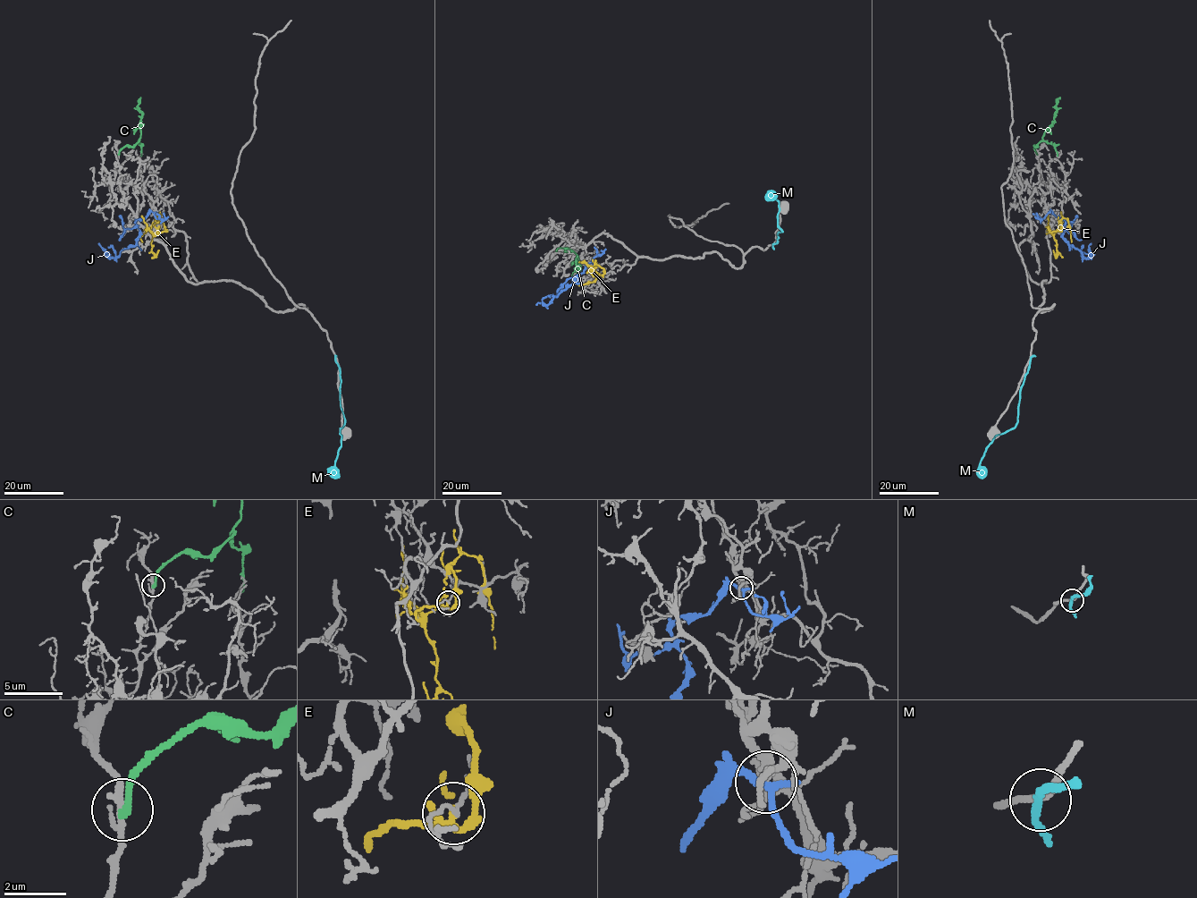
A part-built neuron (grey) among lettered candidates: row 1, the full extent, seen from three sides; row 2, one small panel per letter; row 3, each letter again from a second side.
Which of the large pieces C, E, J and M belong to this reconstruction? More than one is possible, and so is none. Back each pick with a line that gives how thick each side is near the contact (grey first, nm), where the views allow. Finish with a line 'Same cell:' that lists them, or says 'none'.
Same cell: none

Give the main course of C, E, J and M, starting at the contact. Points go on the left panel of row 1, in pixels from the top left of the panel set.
C: (119, 154), (124, 147), (133, 147), (140, 136), (141, 113), (138, 109), (140, 97)
E: (166, 230), (158, 217), (140, 238), (142, 242)
J: (154, 212), (136, 221), (139, 231), (138, 241), (115, 258), (110, 257), (98, 242)
M: (335, 357), (340, 373), (340, 404), (344, 425), (340, 429), (341, 445), (334, 463), (337, 474), (333, 478)

